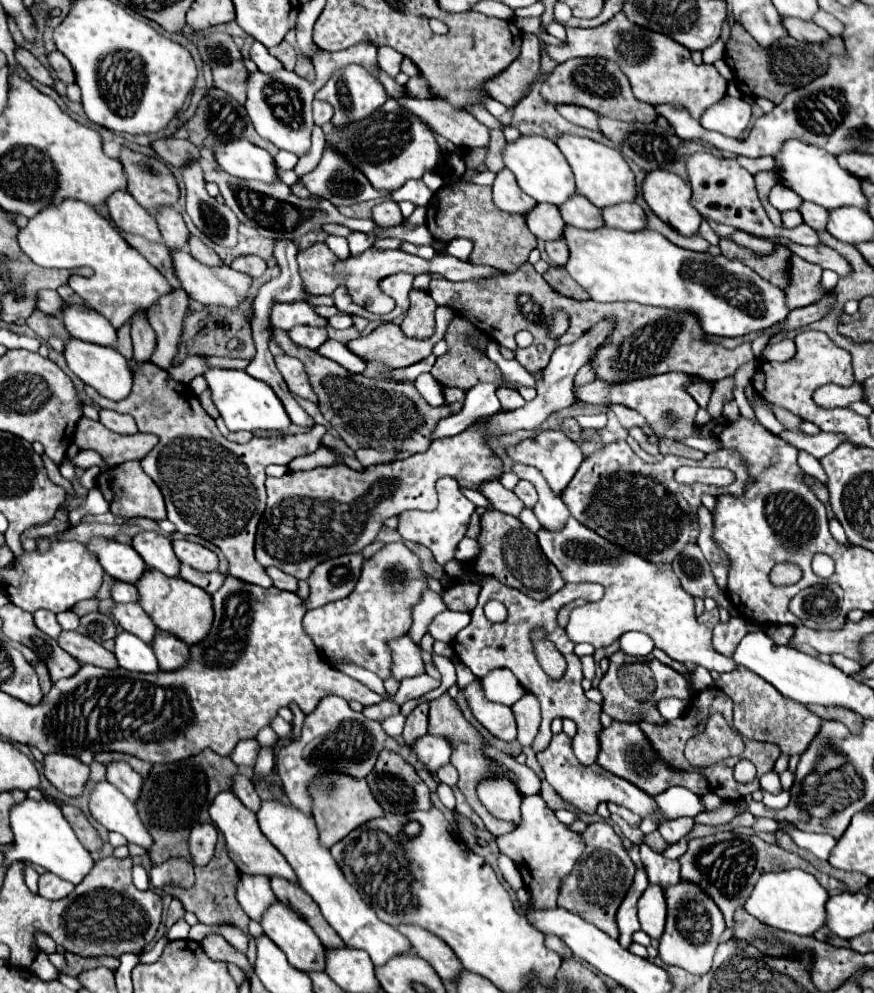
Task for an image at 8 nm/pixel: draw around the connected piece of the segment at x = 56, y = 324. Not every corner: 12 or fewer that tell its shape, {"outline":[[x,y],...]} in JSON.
{"outline":[[32,311],[26,325],[44,341],[52,335],[70,339],[58,317]]}

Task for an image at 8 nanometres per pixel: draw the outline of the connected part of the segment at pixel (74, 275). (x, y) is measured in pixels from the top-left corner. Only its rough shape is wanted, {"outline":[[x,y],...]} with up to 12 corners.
{"outline":[[94,207],[18,229],[40,267],[118,331],[172,287]]}

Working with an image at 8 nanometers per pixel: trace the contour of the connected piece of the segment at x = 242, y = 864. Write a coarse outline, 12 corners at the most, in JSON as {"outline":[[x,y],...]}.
{"outline":[[232,791],[208,813],[242,873],[296,883],[256,815]]}

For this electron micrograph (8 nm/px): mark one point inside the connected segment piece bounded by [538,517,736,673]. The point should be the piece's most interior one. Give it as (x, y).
(639, 595)

